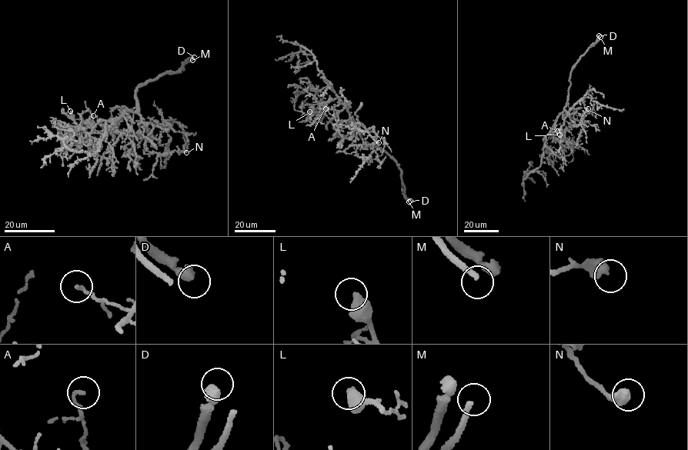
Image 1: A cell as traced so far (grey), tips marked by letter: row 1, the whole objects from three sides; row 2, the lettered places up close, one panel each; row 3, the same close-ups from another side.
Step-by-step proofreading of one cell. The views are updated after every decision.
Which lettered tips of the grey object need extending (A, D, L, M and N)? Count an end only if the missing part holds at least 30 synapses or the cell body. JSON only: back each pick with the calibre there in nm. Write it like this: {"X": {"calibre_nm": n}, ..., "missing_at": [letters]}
{"D": {"calibre_nm": 480}, "M": {"calibre_nm": 240}, "missing_at": ["D", "M"]}

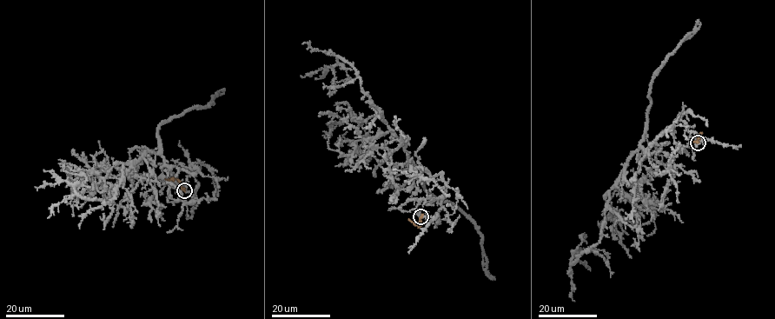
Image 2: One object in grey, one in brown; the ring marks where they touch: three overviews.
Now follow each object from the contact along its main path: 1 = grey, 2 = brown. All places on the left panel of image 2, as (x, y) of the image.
1: (184, 191), (198, 183), (188, 162), (196, 167), (150, 151), (122, 165), (109, 202), (67, 182), (84, 203)
2: (183, 190), (176, 179), (165, 179)

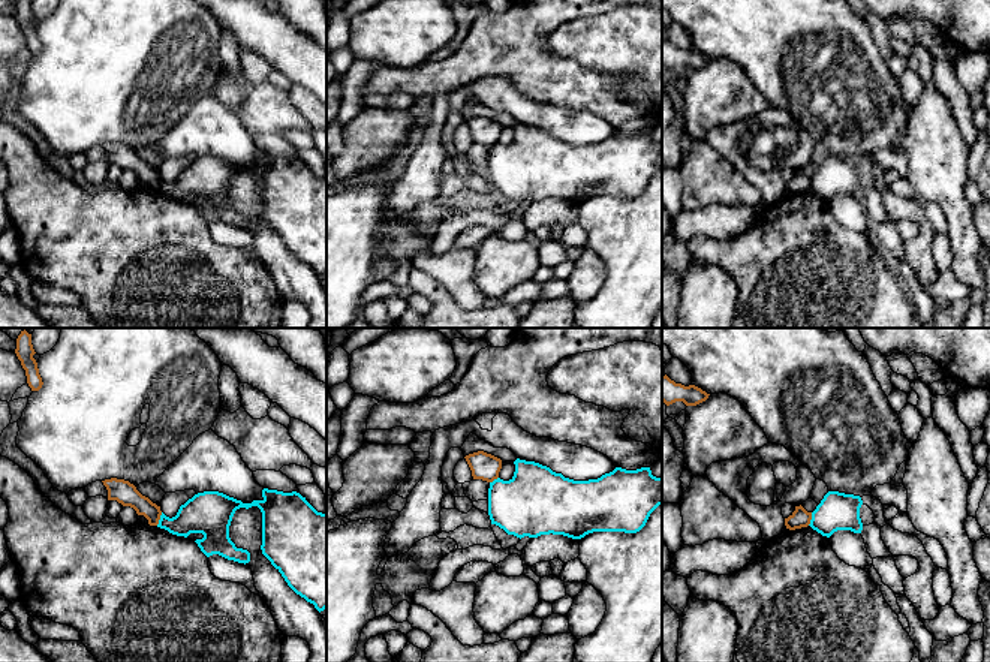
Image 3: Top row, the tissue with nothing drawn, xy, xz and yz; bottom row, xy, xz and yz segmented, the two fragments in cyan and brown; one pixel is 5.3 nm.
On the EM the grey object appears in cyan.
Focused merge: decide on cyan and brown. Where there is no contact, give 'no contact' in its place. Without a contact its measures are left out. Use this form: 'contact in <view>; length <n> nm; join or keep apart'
contact in xy; length 80 nm; keep apart

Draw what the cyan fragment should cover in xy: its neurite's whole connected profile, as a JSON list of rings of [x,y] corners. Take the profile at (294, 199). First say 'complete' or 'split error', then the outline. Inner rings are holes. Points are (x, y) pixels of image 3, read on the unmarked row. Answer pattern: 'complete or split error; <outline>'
complete; [[[264,153],[262,162],[243,168],[219,156],[198,157],[180,171],[175,181],[169,183],[162,177],[157,192],[184,202],[190,198],[202,198],[204,202],[195,207],[207,222],[219,219],[246,229],[250,226],[250,217],[235,211],[229,202],[229,190],[237,174],[258,171],[262,177],[262,219],[297,259],[313,268],[319,277],[324,276],[327,273],[327,178],[318,177],[297,156]]]

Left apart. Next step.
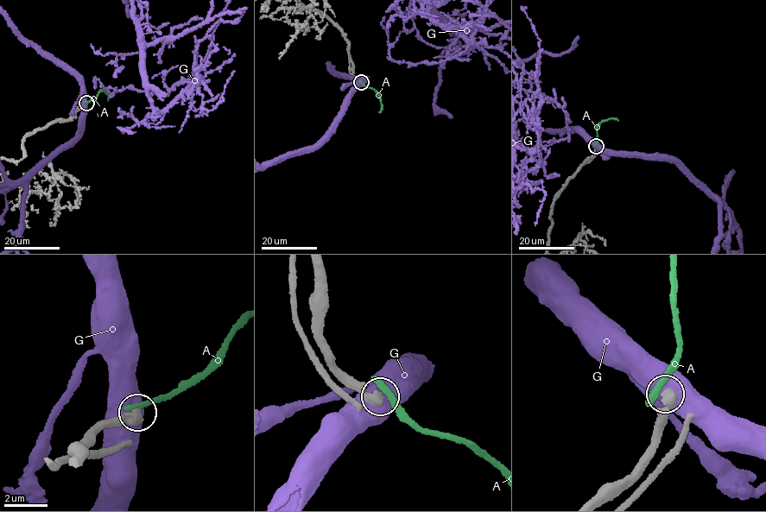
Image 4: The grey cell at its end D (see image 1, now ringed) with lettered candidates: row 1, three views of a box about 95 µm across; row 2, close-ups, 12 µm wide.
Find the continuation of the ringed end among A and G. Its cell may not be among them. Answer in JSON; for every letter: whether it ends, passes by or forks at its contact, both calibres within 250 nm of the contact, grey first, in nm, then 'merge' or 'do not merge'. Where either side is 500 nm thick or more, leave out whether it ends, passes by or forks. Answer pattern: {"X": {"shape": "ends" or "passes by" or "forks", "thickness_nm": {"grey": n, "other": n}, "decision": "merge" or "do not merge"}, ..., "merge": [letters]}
{"A": {"shape": "ends", "thickness_nm": {"grey": 480, "other": 320}, "decision": "do not merge"}, "G": {"thickness_nm": {"grey": 550, "other": 750}, "decision": "do not merge"}, "merge": []}

